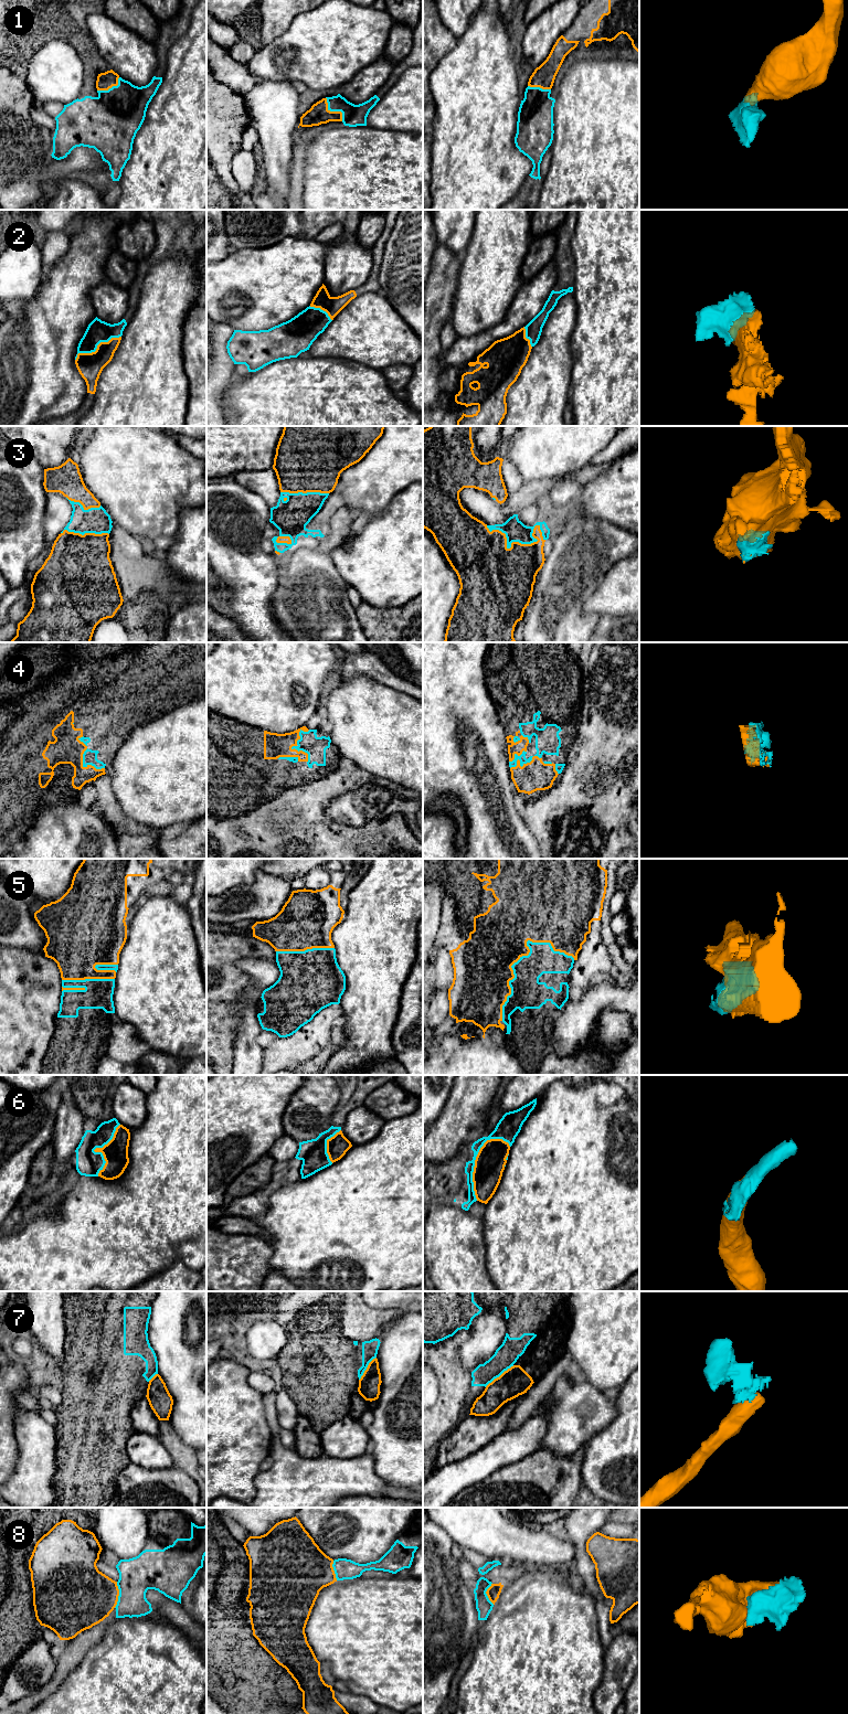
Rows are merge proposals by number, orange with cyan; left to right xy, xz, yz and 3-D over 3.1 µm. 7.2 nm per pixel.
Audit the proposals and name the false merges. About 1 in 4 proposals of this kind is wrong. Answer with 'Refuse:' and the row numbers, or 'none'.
Refuse: 7, 8

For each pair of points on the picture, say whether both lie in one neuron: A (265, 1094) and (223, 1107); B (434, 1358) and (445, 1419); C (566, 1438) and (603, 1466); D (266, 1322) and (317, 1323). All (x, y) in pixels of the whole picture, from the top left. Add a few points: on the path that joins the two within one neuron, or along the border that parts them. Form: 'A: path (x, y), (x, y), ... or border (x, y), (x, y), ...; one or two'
A: path (255, 1094), (251, 1094), (237, 1107), (233, 1107); one
B: path (447, 1373), (447, 1404); one
C: border (602, 1429), (592, 1437), (584, 1448); two
D: border (285, 1328), (286, 1343), (278, 1353); two

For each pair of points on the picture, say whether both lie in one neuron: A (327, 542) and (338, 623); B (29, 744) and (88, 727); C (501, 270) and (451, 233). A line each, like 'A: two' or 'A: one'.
A: one
B: one
C: two

